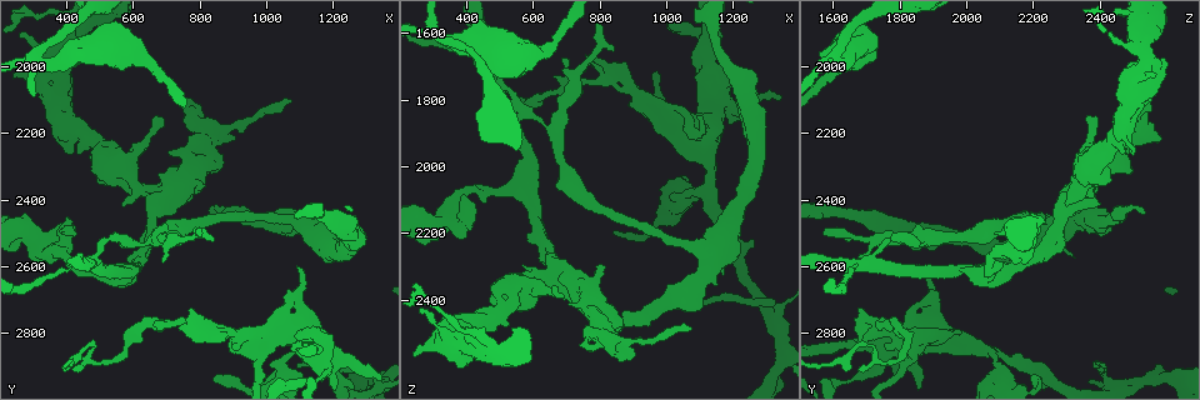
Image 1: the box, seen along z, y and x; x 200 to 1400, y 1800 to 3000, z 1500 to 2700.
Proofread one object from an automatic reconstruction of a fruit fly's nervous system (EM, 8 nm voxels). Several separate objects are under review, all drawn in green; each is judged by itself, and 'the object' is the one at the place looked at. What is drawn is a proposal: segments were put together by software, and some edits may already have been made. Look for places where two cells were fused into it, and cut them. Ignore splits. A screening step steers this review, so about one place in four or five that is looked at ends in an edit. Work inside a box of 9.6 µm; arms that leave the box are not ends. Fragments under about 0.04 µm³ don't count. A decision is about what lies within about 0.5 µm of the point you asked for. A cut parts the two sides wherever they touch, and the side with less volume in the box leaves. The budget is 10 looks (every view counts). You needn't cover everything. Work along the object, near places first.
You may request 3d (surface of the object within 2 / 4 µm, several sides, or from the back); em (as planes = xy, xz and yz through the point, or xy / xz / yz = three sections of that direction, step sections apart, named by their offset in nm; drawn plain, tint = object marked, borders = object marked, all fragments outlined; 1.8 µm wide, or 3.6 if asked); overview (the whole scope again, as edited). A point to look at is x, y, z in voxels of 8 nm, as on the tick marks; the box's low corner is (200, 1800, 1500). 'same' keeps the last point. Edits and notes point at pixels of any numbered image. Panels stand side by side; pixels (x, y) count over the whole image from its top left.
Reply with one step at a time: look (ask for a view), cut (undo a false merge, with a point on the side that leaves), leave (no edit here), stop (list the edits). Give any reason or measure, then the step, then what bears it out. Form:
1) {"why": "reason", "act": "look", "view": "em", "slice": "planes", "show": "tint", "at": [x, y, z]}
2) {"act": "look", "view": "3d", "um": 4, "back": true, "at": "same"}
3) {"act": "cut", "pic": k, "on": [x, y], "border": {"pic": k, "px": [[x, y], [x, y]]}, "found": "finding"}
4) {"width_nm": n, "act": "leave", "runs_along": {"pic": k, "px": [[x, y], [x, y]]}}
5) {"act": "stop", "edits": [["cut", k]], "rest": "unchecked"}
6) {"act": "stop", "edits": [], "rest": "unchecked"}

{"why": "abrupt turn", "act": "look", "view": "em", "slice": "xy", "step": 16, "show": "tint", "at": [1040, 2910, 2100]}

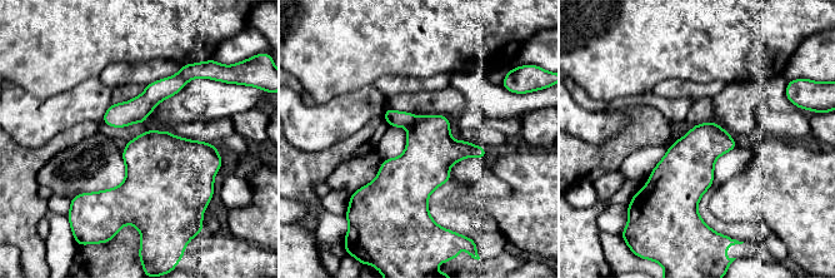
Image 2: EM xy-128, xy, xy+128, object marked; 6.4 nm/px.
{"act": "look", "view": "em", "slice": "planes", "show": "tint", "at": "same"}

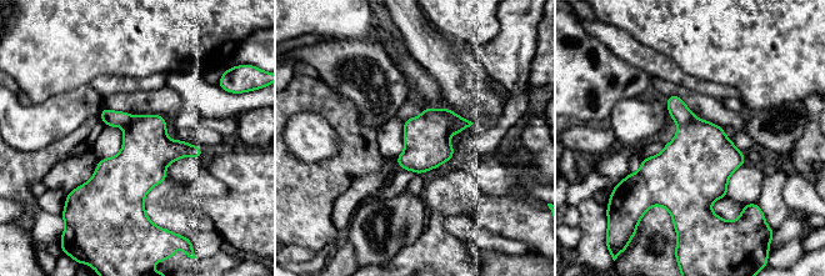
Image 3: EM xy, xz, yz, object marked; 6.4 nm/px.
{"width_nm": 280, "act": "cut", "pic": 3, "on": [700, 159], "found": "two cells meet here"}

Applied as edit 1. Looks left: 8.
{"why": "sudden change in width", "act": "look", "view": "em", "um": 3.6, "slice": "planes", "show": "tint", "at": [1040, 2810, 1870]}

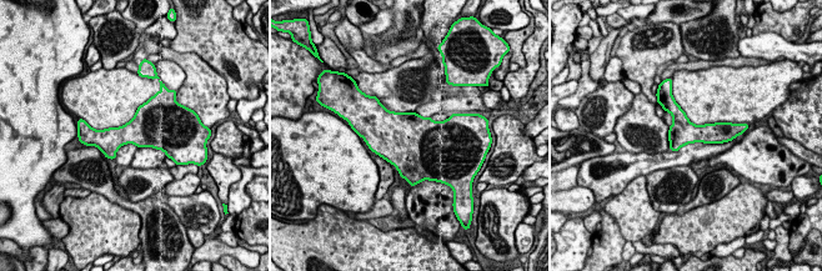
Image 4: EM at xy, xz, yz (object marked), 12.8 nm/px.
{"act": "leave", "found": "all the same cell"}

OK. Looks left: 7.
{"why": "sudden change in width", "act": "look", "view": "em", "slice": "xy", "step": 16, "show": "tint", "at": [500, 2580, 1720]}

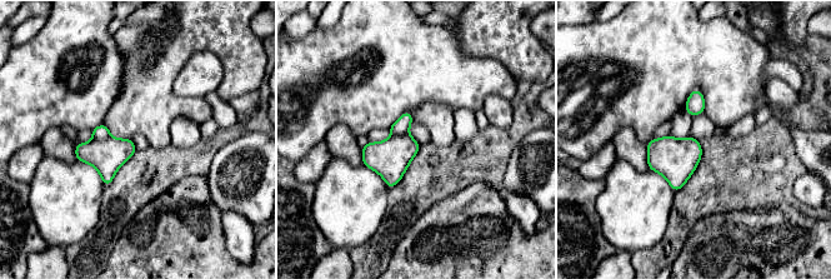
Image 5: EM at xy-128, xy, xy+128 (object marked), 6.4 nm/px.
{"why": "another direction", "act": "look", "view": "em", "slice": "planes", "show": "tint", "at": "same"}

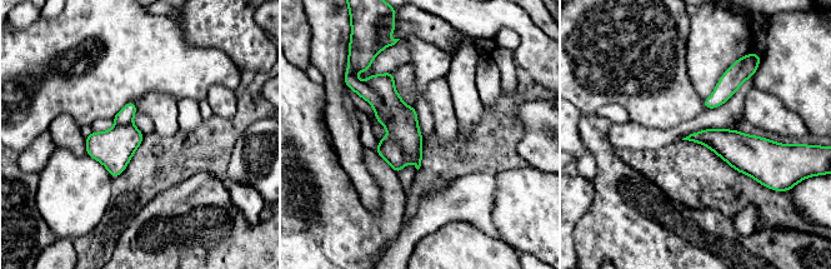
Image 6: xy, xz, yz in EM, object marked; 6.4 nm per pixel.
{"width_nm": 160, "act": "cut", "pic": 6, "on": [365, 91], "border": {"pic": 6, "px": [[365, 84], [381, 99], [381, 110]]}, "found": "a second cell is stuck on"}

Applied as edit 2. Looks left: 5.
{"act": "look", "view": "overview"}

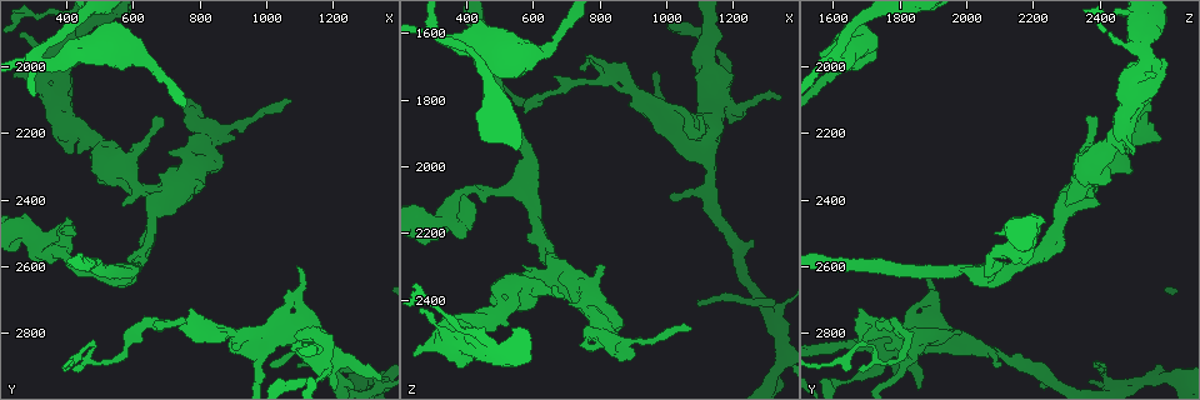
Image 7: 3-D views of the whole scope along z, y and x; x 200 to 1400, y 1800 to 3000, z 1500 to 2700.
{"why": "branch point", "act": "look", "view": "em", "slice": "xy", "step": 16, "show": "tint", "at": [370, 2560, 2110]}

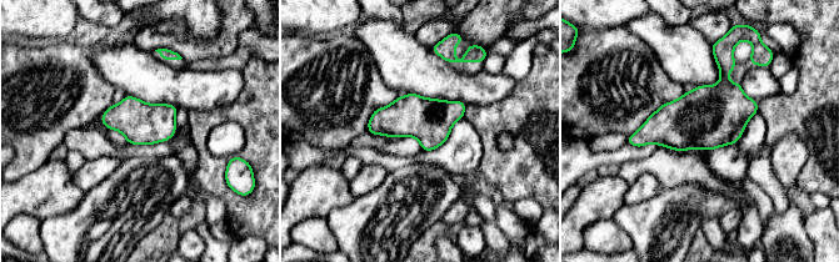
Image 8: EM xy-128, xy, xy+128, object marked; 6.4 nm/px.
{"act": "leave", "found": "all the same cell"}

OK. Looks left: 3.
{"why": "side arm on a straight run", "act": "look", "view": "em", "um": 3.6, "slice": "xz", "step": 8, "show": "tint", "at": [300, 2000, 1590]}

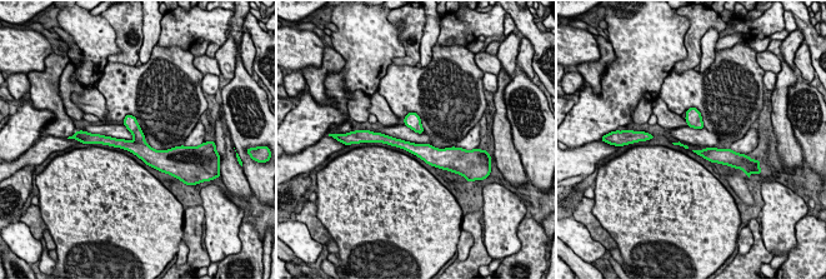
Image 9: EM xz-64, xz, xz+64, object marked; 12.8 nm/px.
{"act": "look", "view": "em", "um": 3.6, "slice": "planes", "show": "tint", "at": "same"}

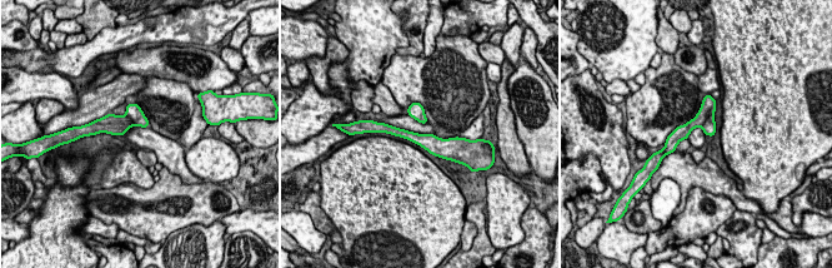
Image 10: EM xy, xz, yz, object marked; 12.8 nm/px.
{"width_nm": 170, "act": "cut", "pic": 10, "on": [708, 105], "part_leaving": {"pic": 10, "px": [[712, 102], [671, 143], [670, 149]]}, "found": "a second cell is stuck on"}

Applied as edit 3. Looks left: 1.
{"act": "stop", "edits": [["cut", 3], ["cut", 6], ["cut", 10]], "rest": "unchecked"}

